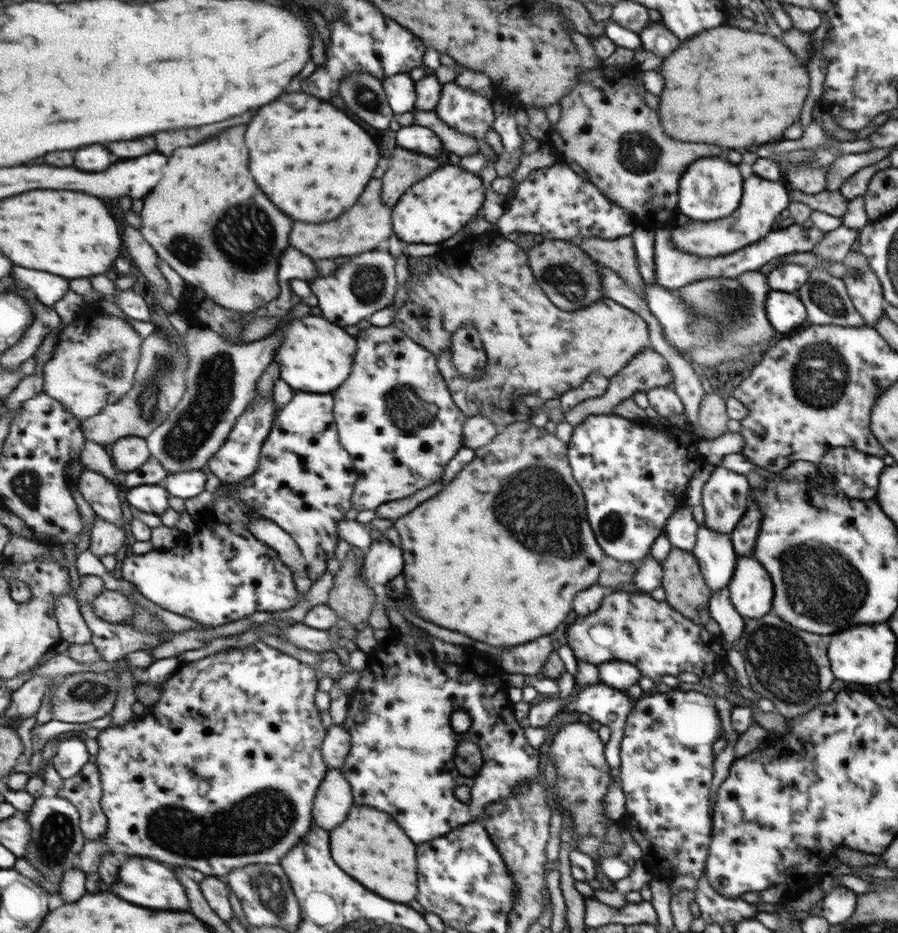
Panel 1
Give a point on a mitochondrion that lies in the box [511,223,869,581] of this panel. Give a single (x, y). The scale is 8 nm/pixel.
(820, 375)

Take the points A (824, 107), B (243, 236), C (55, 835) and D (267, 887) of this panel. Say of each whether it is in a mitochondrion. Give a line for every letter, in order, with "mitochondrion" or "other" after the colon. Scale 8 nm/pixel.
A: other
B: mitochondrion
C: mitochondrion
D: mitochondrion

